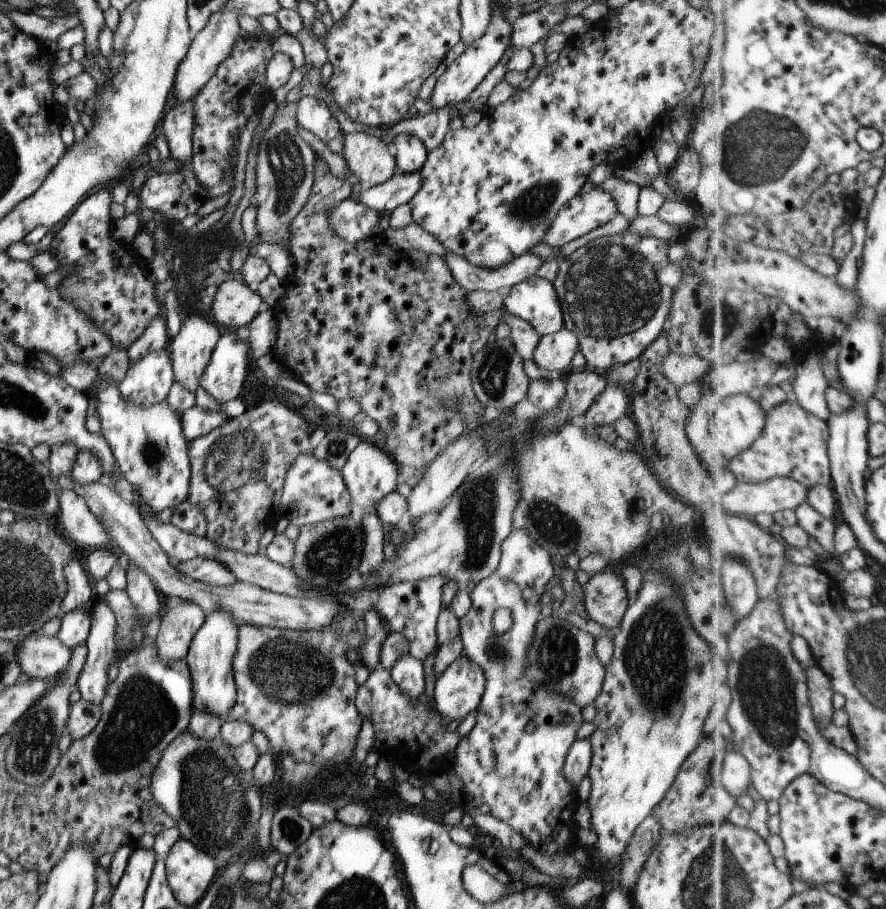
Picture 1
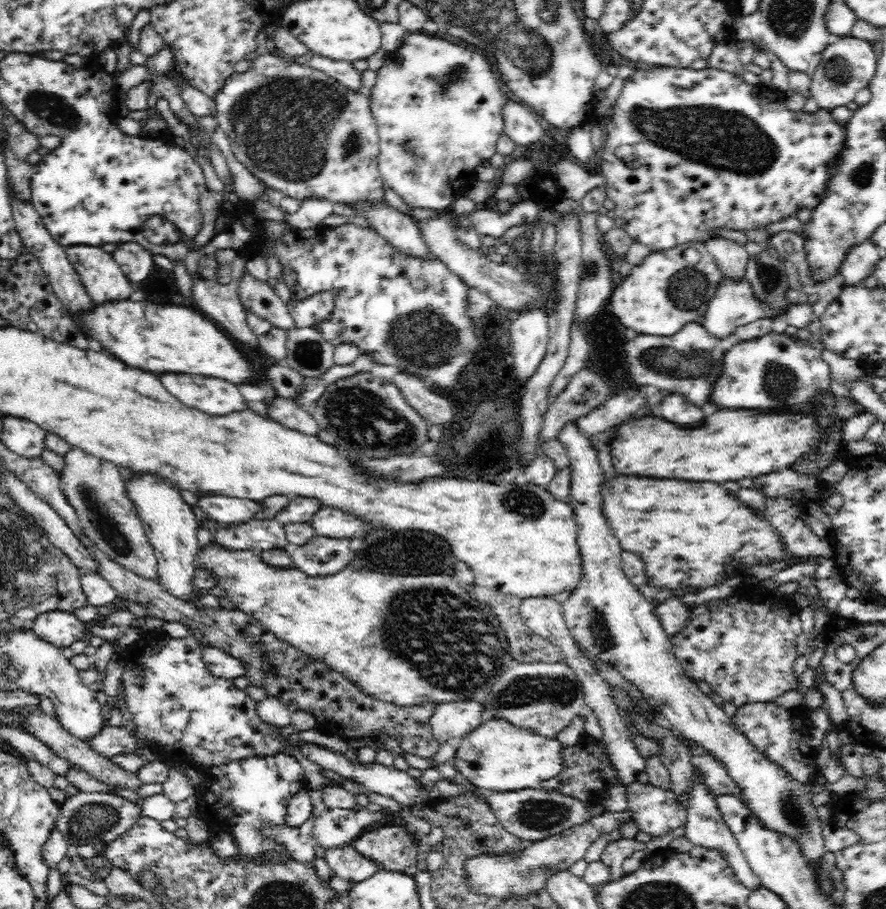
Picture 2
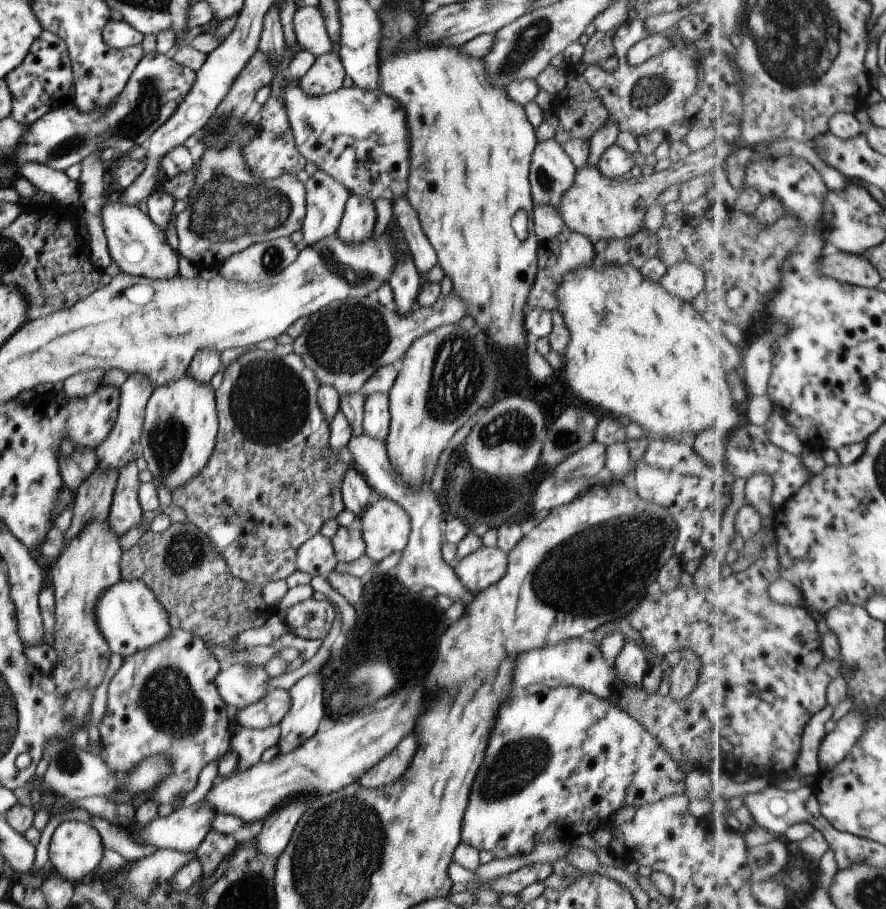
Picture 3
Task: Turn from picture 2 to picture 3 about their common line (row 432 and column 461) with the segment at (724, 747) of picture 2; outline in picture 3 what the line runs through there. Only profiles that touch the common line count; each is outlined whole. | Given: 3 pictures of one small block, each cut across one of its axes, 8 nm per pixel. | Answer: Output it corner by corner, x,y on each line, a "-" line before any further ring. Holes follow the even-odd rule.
485,547
472,551
453,567
459,581
475,596
489,586
495,585
507,569
507,553
500,547

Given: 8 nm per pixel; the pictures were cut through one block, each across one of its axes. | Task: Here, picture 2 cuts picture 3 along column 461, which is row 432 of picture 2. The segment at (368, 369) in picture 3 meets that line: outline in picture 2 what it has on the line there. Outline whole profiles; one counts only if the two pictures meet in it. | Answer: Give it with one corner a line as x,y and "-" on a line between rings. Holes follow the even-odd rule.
277,397
268,406
270,406
268,418
274,418
282,426
286,426
290,430
298,430
298,432
308,436
317,436
320,432
321,426
317,423
317,419
310,416
308,412
304,412
292,400

